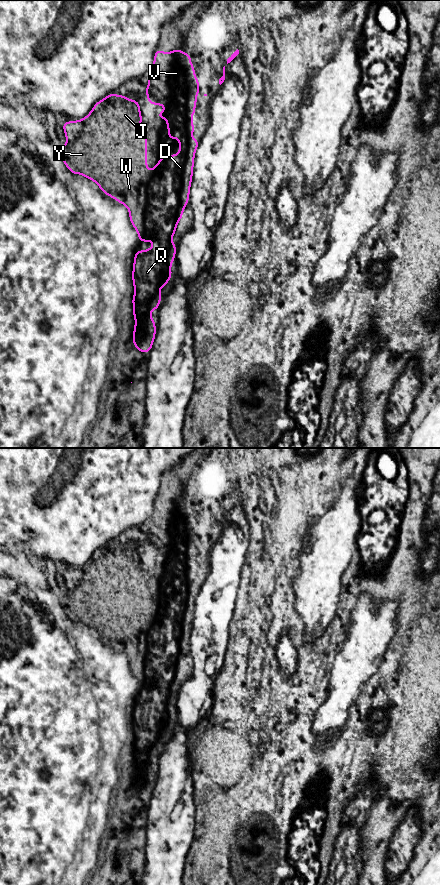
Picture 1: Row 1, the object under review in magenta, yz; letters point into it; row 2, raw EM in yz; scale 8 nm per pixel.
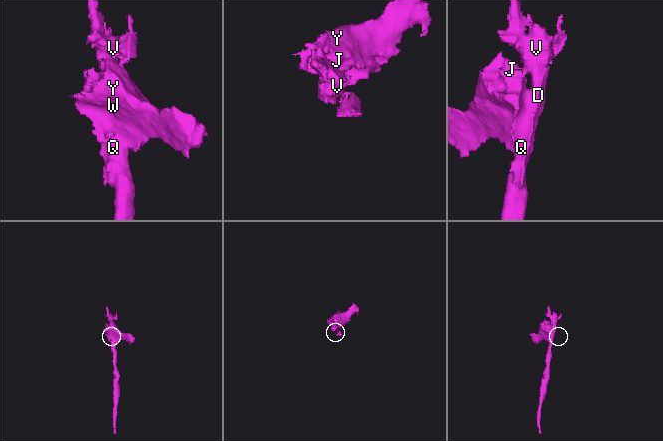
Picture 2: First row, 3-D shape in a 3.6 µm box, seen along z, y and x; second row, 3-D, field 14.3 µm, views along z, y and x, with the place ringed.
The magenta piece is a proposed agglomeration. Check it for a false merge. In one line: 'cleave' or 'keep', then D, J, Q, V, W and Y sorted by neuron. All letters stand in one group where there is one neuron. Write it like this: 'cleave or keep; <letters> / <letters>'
keep; D J Q V W Y

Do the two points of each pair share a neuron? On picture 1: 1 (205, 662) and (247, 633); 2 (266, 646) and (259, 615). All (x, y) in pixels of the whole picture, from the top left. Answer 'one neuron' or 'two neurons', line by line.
1: two neurons
2: one neuron

